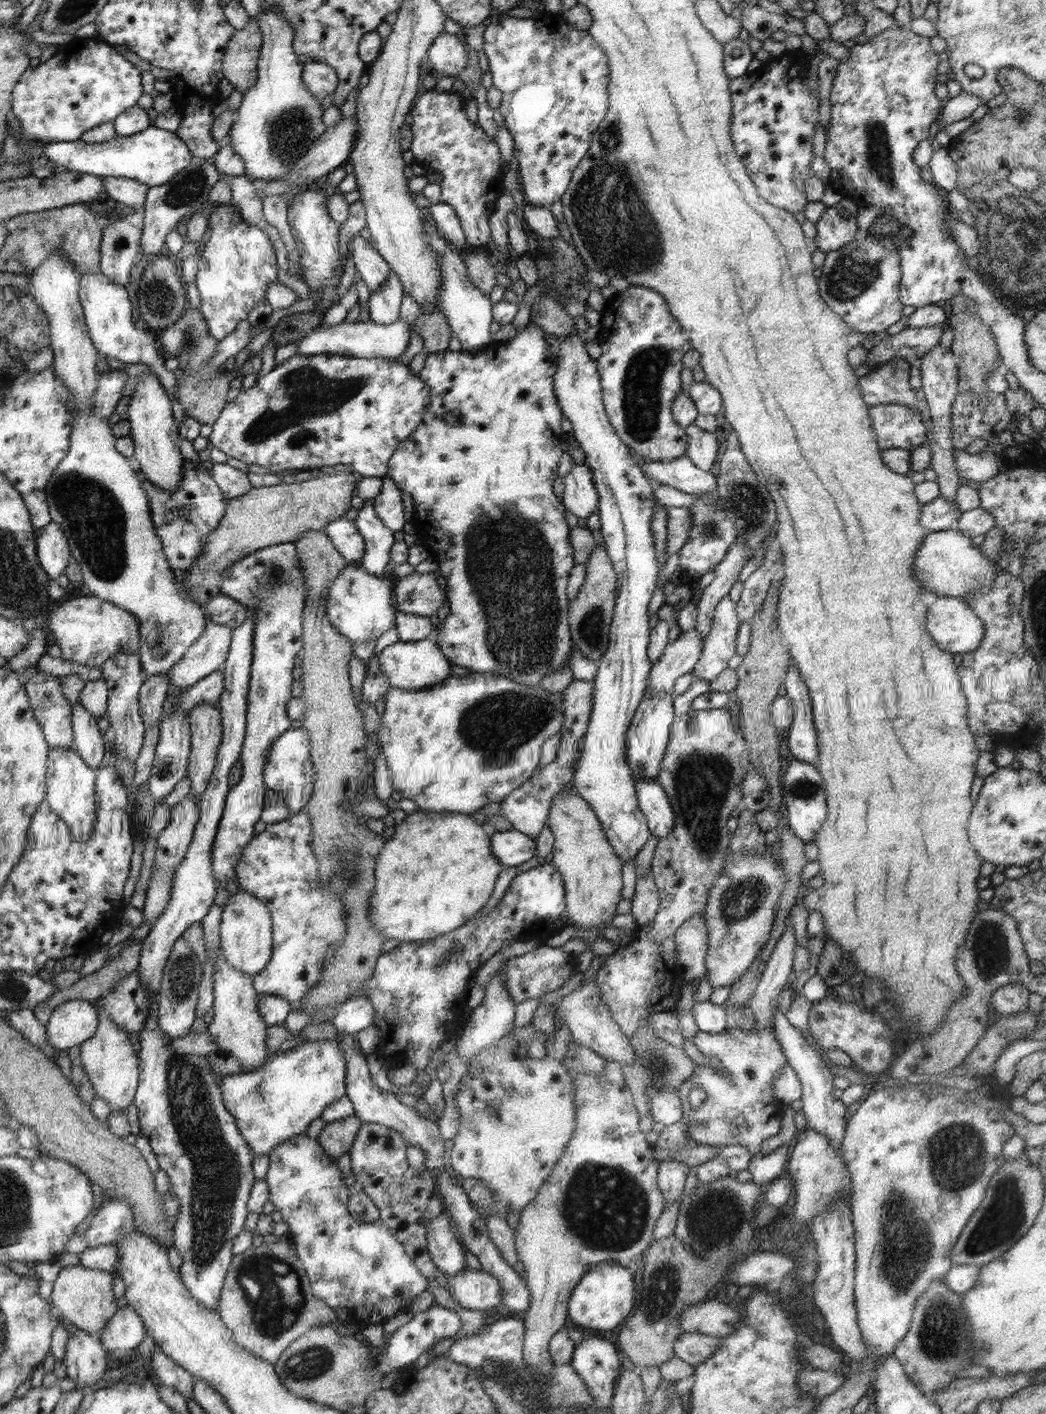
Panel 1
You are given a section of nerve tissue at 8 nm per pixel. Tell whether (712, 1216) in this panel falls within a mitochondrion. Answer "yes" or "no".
yes

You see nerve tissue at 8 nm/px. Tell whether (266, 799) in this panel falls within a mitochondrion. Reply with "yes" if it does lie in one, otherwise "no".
no

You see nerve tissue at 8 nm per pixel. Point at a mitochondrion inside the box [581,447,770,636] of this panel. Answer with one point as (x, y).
(751, 504)

